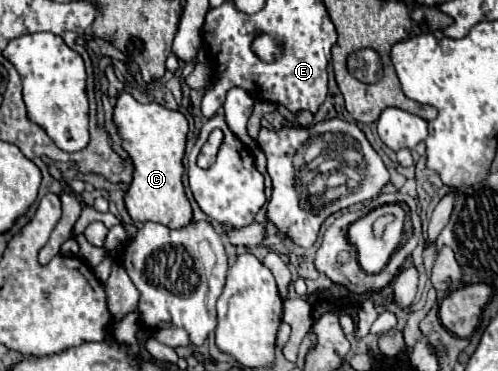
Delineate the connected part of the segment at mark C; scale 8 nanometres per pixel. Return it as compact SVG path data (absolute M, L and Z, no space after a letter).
M121 91L115 105L115 123L119 125L123 147L135 165L135 175L125 195L125 207L131 219L141 223L155 221L171 229L187 227L193 219L193 211L181 183L185 139L189 131L185 115L155 103L143 105Z

